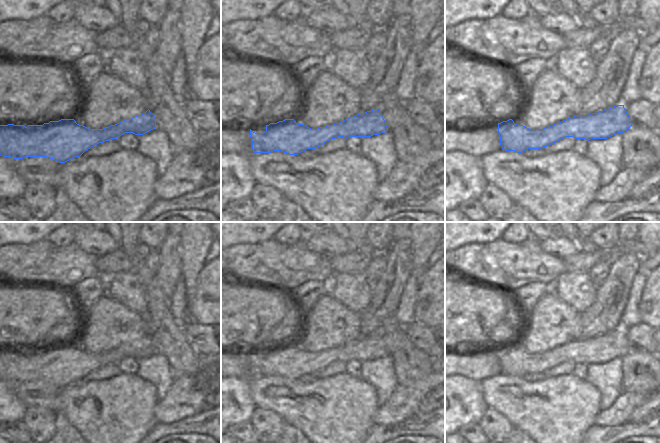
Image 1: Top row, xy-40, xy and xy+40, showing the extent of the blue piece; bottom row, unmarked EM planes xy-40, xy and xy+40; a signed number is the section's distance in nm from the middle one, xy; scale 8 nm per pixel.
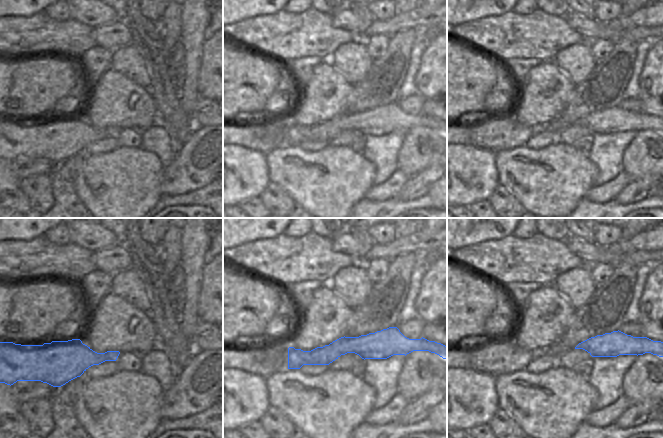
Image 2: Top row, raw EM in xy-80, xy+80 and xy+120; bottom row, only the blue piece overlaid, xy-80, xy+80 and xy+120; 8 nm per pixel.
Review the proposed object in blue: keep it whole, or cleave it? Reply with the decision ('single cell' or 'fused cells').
single cell

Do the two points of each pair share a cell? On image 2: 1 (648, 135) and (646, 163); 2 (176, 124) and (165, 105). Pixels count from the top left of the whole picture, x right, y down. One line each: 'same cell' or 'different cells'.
1: same cell
2: same cell

